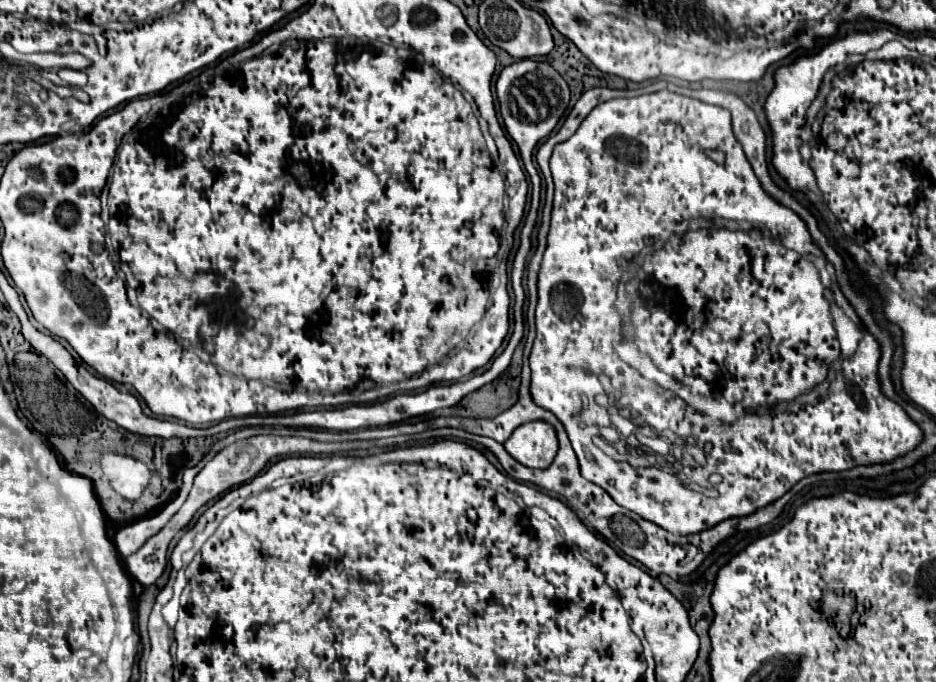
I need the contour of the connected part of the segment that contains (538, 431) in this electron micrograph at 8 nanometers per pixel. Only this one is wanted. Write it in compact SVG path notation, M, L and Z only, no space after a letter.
M536 419L520 425L504 443L504 447L522 465L532 469L544 469L556 457L558 437L550 423Z

